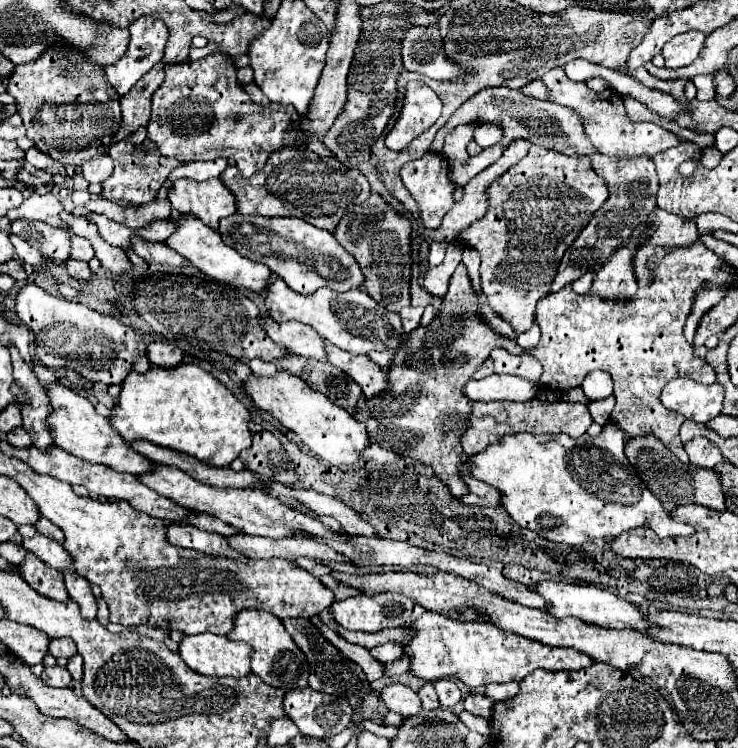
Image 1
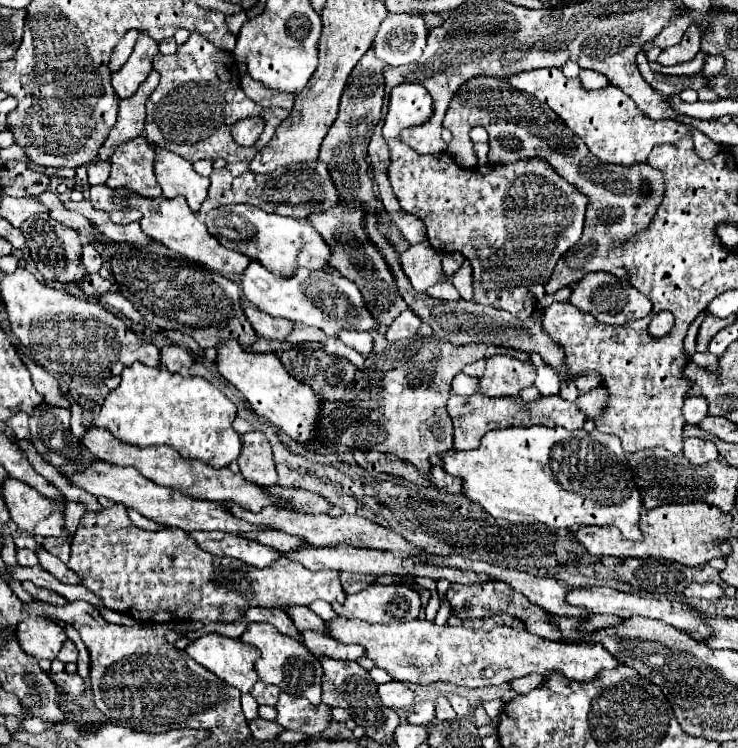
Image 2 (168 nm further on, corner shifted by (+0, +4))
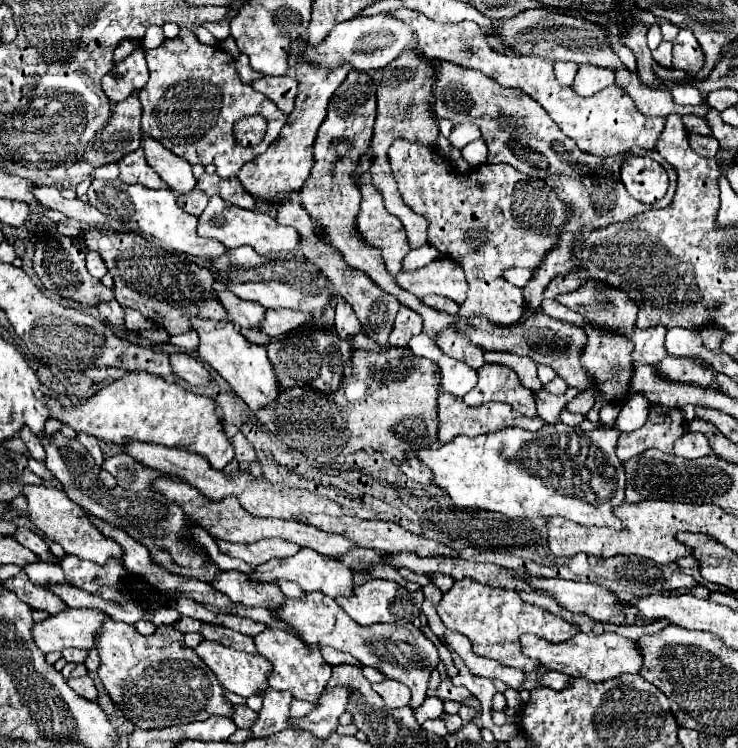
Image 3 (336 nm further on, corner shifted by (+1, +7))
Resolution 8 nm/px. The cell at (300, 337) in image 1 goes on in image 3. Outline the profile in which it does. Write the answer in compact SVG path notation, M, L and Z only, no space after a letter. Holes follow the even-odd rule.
M222 286L218 288L216 296L218 296L218 300L222 300L226 312L230 314L230 320L234 324L238 324L240 328L258 328L260 322L264 320L266 308L262 308L260 304L240 300L238 296L234 296L230 290L226 290Z

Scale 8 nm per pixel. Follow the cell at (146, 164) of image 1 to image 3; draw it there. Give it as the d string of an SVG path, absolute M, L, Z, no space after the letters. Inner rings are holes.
M142 148L122 156L122 160L118 160L118 168L120 168L120 180L126 184L142 184L146 188L168 188L168 184L148 166L148 162L144 160L144 152Z

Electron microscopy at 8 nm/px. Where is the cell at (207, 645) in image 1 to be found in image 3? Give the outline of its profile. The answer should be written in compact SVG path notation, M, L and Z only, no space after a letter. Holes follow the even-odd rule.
M202 640L194 652L216 674L220 684L238 696L248 698L256 690L268 686L266 676L270 672L270 662L260 654L240 652L210 640Z

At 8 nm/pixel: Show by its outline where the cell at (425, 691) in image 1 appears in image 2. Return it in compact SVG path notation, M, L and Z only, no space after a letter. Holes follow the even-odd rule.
M445 697L437 699L437 719L439 721L453 721L453 719L457 719L453 707L449 705L449 701Z

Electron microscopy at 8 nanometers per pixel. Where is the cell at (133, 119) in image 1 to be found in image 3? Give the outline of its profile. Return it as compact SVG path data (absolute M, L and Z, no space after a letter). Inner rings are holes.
M138 94L134 96L128 96L126 100L118 102L112 110L112 118L110 118L110 124L106 124L106 128L94 138L92 146L84 152L84 156L80 158L80 162L74 162L70 168L68 168L68 174L70 176L90 176L92 170L96 166L102 166L102 164L110 164L110 162L118 162L122 156L126 156L128 152L134 152L136 148L142 146L142 128L140 128L140 114L142 114L142 104L138 100Z

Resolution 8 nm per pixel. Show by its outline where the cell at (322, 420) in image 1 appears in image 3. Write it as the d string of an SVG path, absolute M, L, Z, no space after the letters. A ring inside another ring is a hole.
M192 318L192 328L200 334L200 346L198 354L204 362L208 362L230 386L232 390L250 406L250 410L266 408L272 404L280 392L284 390L274 374L274 368L270 364L270 358L266 354L264 346L250 344L232 322L214 322L214 320L202 320Z

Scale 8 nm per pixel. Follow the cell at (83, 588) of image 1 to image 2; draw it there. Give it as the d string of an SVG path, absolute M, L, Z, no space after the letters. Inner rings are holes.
M37 549L35 555L37 555L37 559L39 559L39 565L41 565L45 571L49 571L53 577L57 577L61 583L69 583L69 585L79 585L79 583L81 583L81 581L79 581L79 575L75 575L65 563L61 563L61 561L59 561L55 555L51 555L49 551Z

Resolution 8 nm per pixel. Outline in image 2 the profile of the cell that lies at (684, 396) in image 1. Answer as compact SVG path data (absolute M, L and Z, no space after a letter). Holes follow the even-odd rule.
M685 397L683 417L689 425L697 425L703 417L707 417L707 401L703 397Z

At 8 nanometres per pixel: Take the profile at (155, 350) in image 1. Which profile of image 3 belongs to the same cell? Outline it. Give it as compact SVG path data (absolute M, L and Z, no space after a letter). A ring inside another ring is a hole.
M174 352L170 354L170 364L172 364L174 374L192 386L206 386L210 382L208 370L190 354Z

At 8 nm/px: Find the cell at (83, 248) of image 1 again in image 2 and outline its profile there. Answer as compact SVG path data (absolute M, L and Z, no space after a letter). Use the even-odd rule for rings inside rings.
M91 243L83 245L83 265L85 265L85 269L89 273L97 273L101 269L101 265L103 265L103 259L101 259L99 251Z

